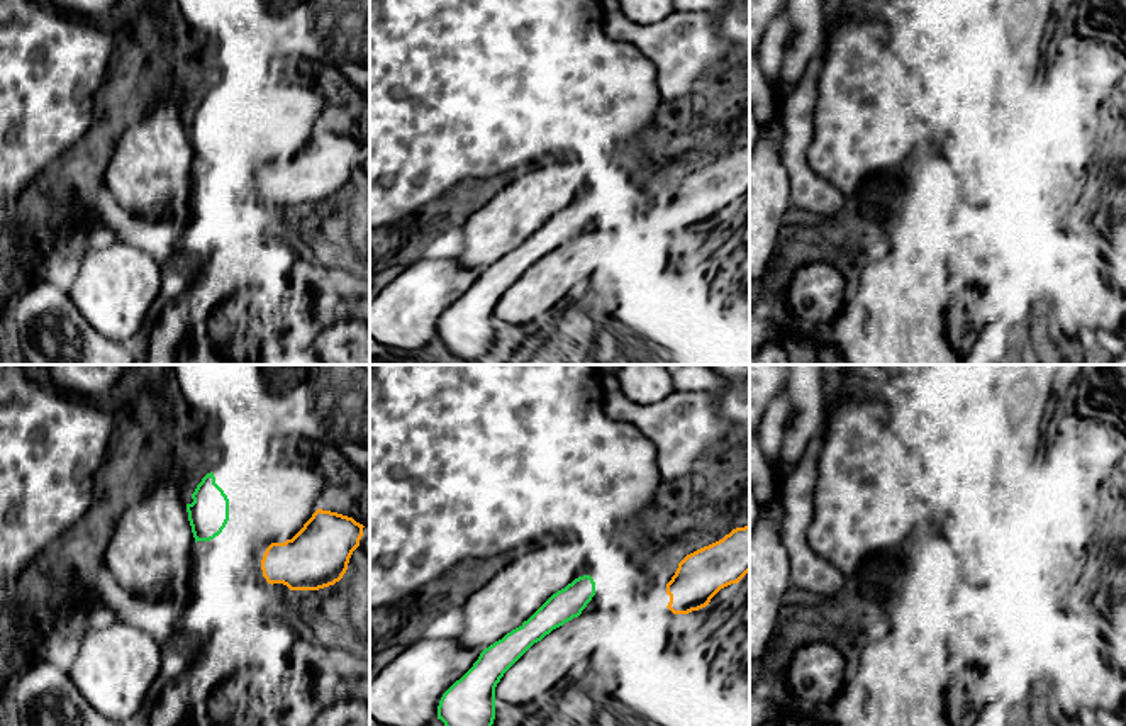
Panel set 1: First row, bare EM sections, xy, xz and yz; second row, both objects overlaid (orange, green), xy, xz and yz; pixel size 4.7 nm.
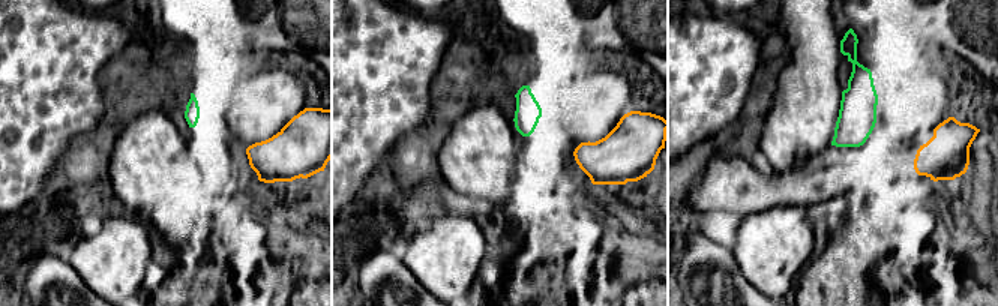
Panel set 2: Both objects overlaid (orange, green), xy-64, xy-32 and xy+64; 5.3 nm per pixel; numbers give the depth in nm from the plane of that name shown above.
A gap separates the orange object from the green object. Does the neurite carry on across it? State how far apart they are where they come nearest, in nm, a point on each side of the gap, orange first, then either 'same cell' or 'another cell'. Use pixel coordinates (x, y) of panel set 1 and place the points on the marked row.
220 nm apart; from orange across xy (267, 548), (224, 526); another cell

